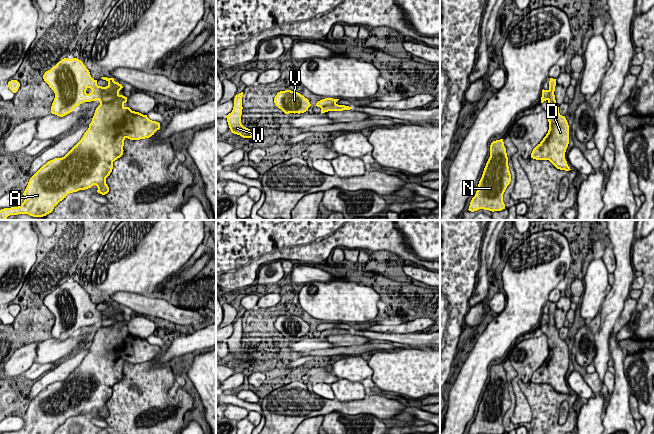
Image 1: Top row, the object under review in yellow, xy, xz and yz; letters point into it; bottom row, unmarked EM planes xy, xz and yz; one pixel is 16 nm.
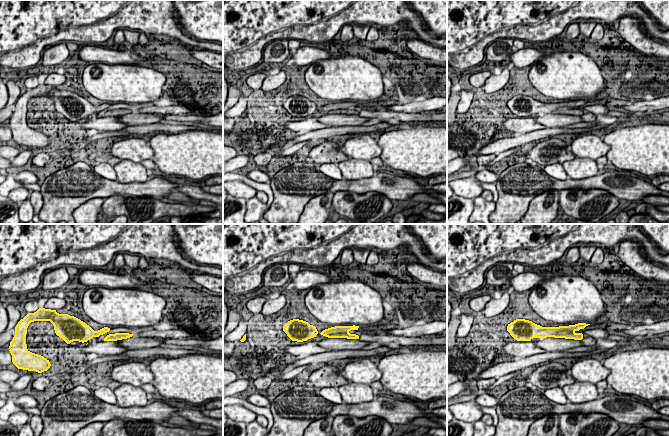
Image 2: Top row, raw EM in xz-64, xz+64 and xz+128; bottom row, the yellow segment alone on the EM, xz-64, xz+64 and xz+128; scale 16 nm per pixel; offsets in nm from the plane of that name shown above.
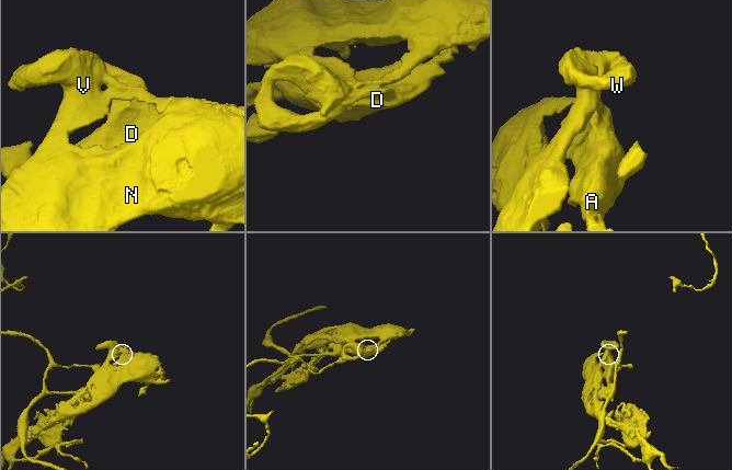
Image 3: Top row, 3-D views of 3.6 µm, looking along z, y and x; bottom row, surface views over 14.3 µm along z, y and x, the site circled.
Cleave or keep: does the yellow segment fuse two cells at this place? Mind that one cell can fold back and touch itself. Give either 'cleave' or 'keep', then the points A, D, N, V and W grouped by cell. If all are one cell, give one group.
keep; groups A D N V W

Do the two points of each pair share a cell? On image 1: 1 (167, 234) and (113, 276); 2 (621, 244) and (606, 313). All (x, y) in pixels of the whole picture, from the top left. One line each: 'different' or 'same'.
1: same
2: same

